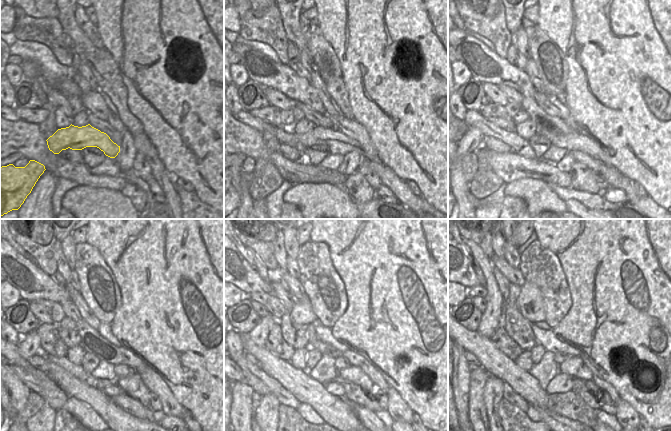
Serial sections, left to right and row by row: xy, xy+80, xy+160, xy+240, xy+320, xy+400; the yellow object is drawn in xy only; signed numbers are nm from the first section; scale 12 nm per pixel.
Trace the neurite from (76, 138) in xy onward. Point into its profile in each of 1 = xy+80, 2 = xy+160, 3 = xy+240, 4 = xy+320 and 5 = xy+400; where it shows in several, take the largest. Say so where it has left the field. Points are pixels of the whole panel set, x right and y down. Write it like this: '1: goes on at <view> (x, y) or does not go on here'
1: goes on at xy+80 (336, 142)
2: goes on at xy+160 (575, 141)
3: goes on at xy+240 (170, 406)
4: goes on at xy+320 (399, 411)
5: goes on at xy+400 (628, 418)

